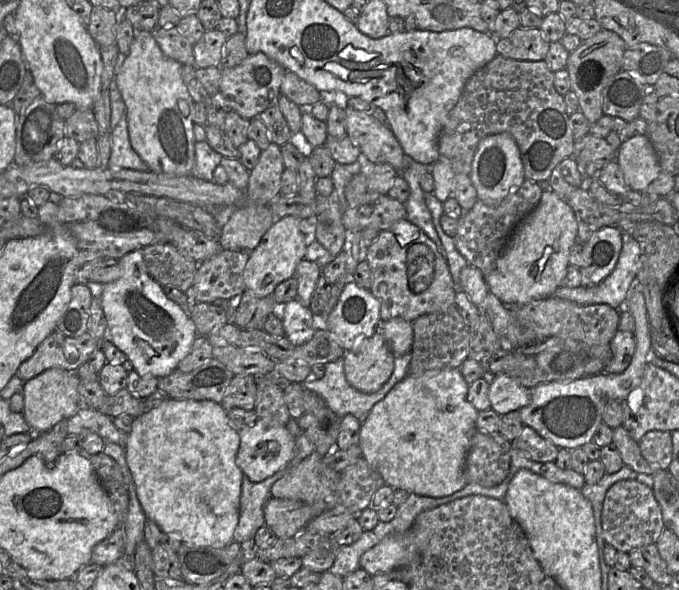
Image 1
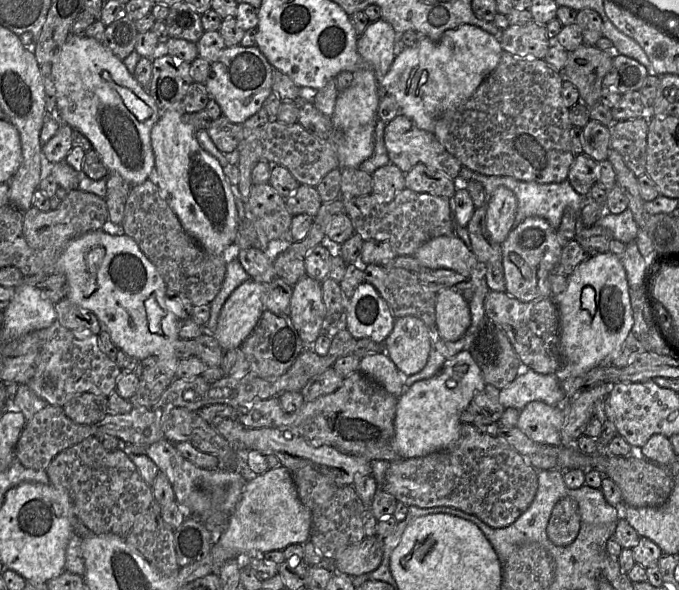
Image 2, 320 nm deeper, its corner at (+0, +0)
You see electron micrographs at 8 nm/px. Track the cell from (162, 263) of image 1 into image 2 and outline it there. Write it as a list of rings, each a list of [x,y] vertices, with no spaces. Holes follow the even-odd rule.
[[[151,178],[131,186],[124,208],[120,231],[131,237],[155,265],[167,291],[182,293],[194,306],[210,304],[224,282],[228,254],[211,255],[188,235]]]

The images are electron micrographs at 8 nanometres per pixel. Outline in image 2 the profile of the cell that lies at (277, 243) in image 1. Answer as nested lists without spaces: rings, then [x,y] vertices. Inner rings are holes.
[[[246,280],[239,285],[224,303],[213,337],[225,351],[238,348],[254,330],[264,306],[266,285]]]

